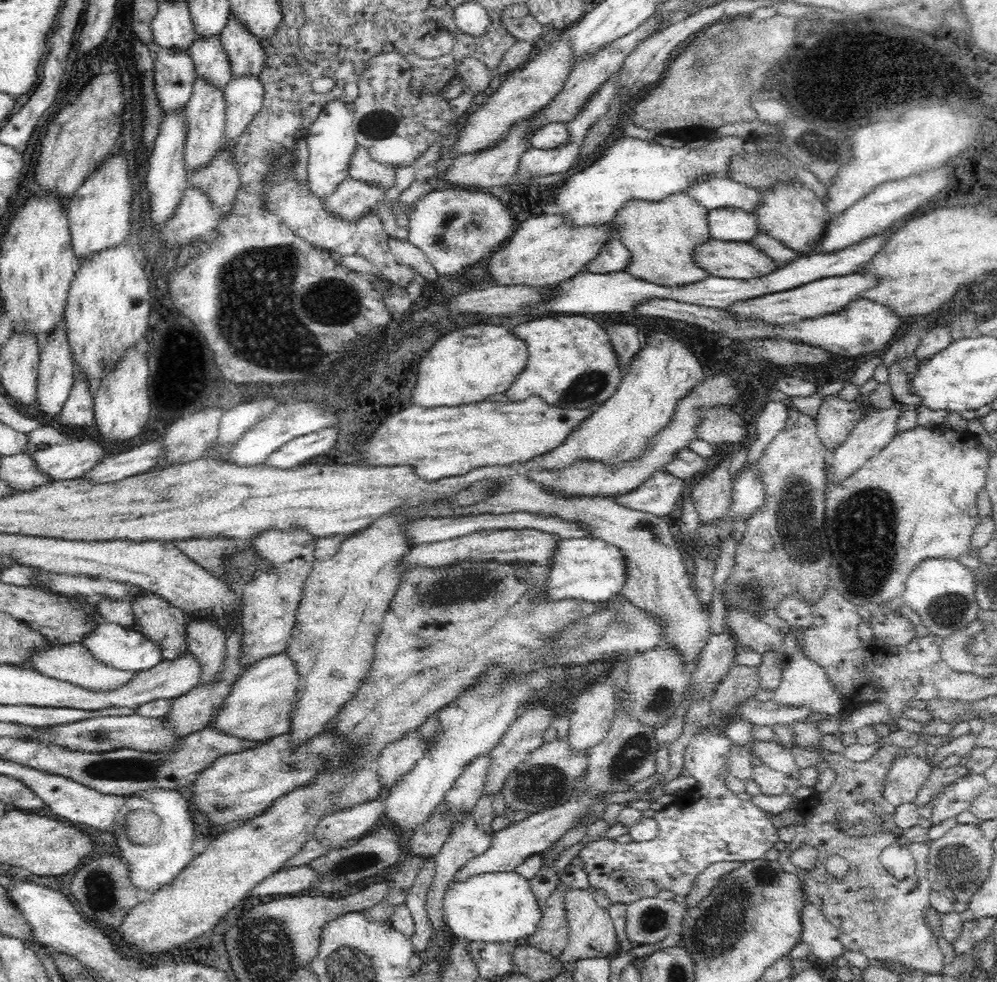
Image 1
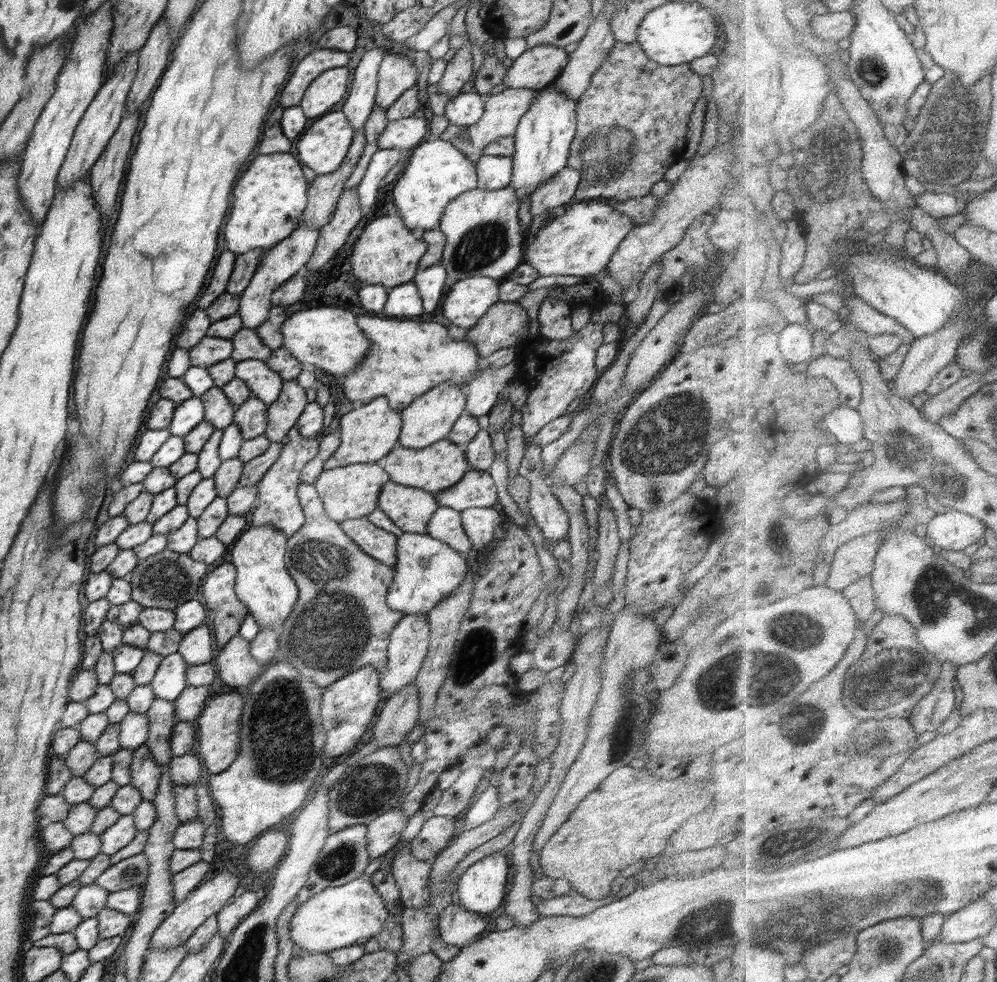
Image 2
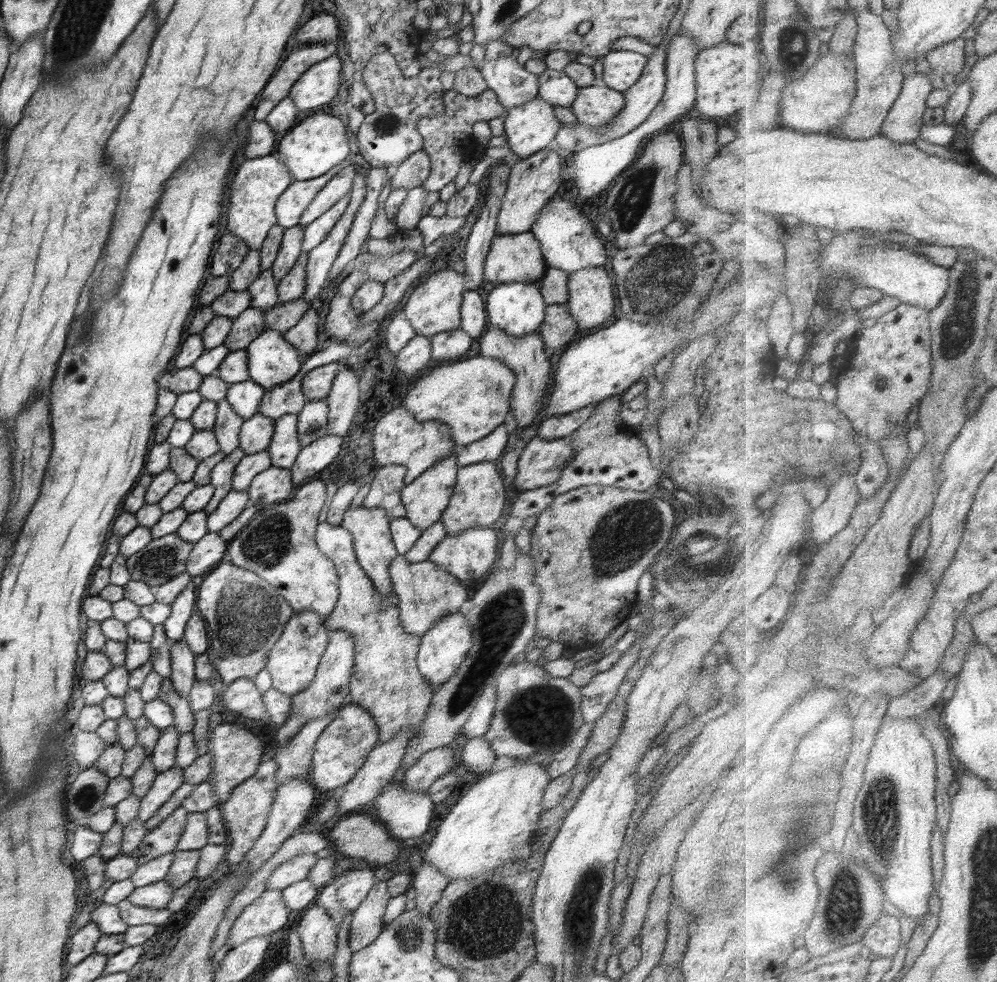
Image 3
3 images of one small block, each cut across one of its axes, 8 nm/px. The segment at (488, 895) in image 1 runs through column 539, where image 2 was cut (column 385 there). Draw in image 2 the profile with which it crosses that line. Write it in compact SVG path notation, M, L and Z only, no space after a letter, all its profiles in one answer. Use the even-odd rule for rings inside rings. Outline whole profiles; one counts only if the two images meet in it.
M362 877L342 886L324 888L302 906L298 906L296 911L290 922L291 940L301 950L318 953L329 953L356 944L363 945L366 940L384 930L384 923L391 916L370 878Z

